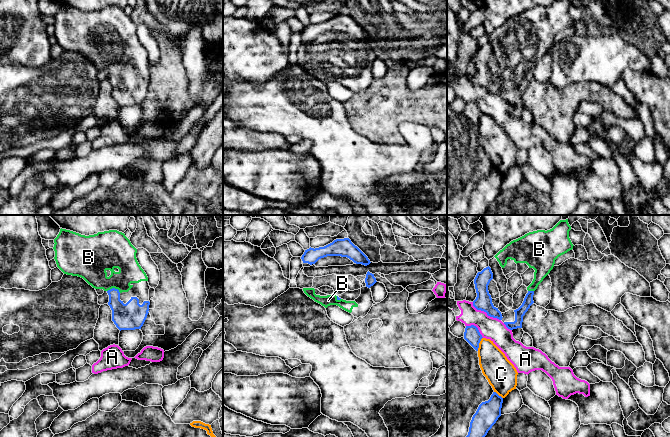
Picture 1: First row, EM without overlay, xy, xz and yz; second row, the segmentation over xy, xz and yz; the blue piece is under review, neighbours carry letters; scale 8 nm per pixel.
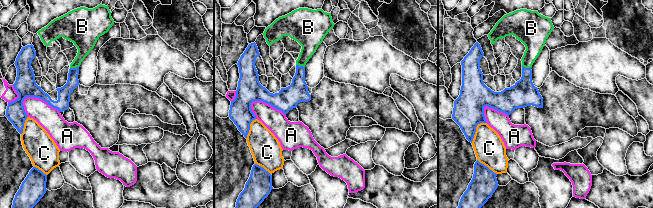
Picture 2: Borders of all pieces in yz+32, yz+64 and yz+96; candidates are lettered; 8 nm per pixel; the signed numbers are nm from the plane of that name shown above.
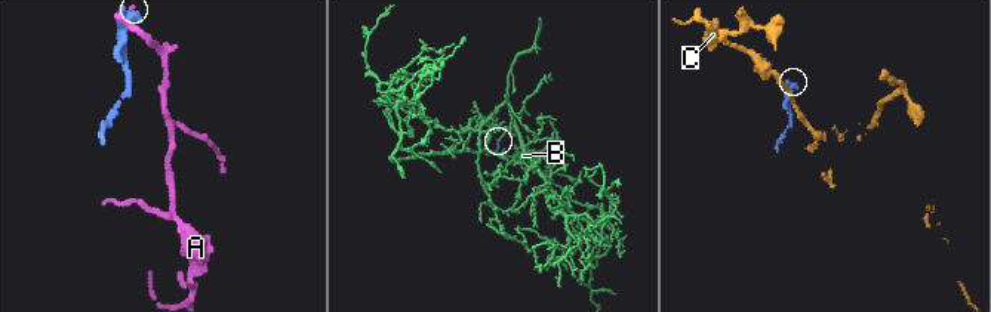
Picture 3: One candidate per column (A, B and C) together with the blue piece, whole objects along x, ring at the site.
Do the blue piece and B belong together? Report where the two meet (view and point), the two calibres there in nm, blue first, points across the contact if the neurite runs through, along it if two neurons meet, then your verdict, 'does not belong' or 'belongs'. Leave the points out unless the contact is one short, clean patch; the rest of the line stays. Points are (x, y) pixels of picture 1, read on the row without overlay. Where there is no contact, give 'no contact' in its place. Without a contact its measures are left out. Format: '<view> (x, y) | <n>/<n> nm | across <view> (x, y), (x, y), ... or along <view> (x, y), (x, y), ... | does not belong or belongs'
xy (114, 64) | 220/240 nm | across xy (127, 92), (114, 78), (114, 64), (92, 42) | belongs

